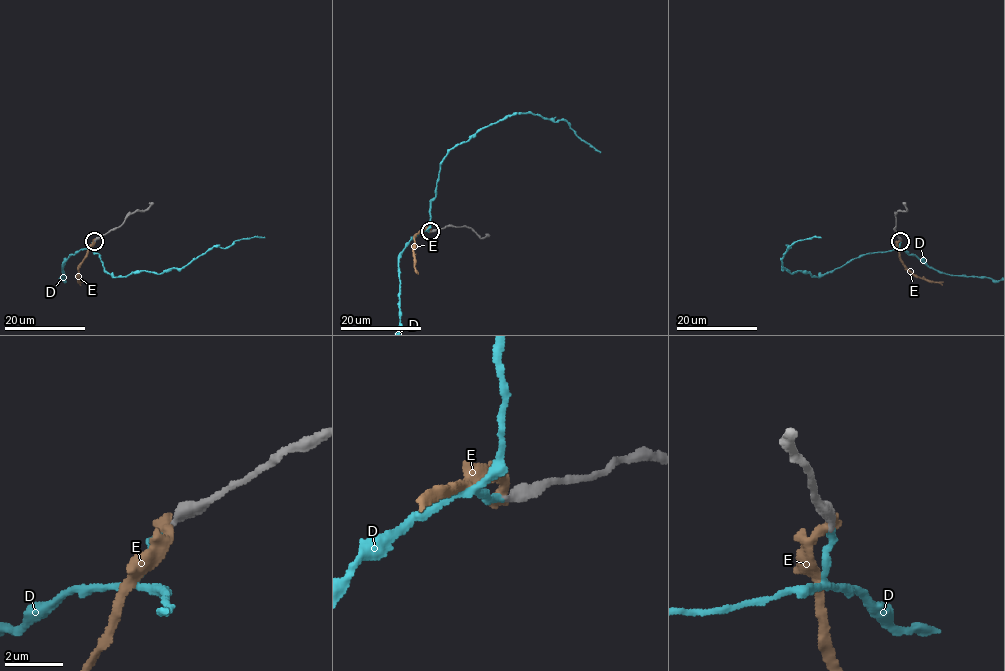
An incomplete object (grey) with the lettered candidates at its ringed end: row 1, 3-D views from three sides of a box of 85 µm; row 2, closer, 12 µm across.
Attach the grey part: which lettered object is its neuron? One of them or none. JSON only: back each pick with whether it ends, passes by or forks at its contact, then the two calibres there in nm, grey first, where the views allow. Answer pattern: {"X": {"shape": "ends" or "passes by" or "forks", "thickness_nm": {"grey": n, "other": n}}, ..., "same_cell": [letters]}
{"D": {"shape": "ends", "thickness_nm": {"grey": 340, "other": 220}}, "same_cell": ["D"]}

